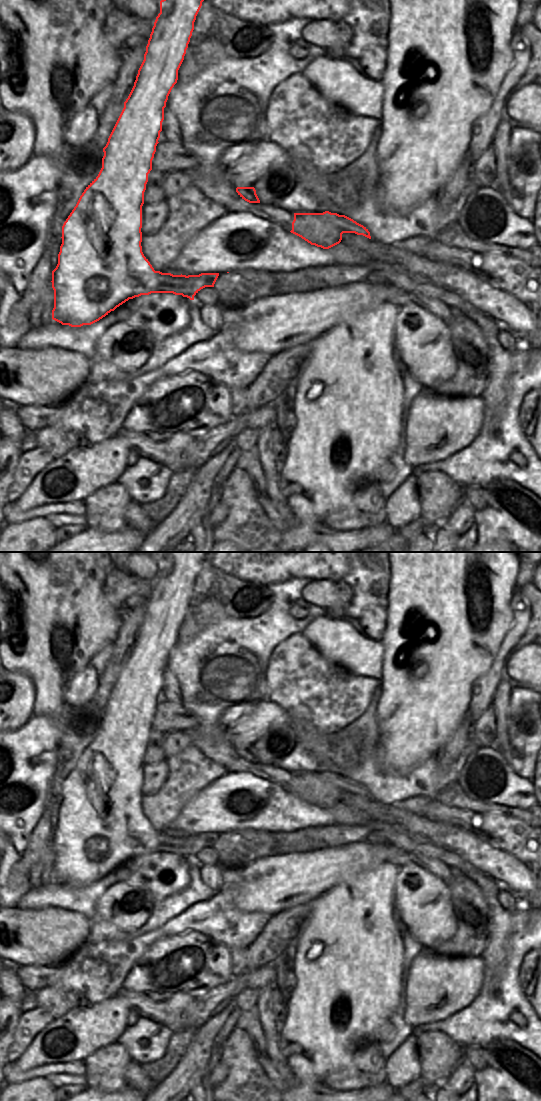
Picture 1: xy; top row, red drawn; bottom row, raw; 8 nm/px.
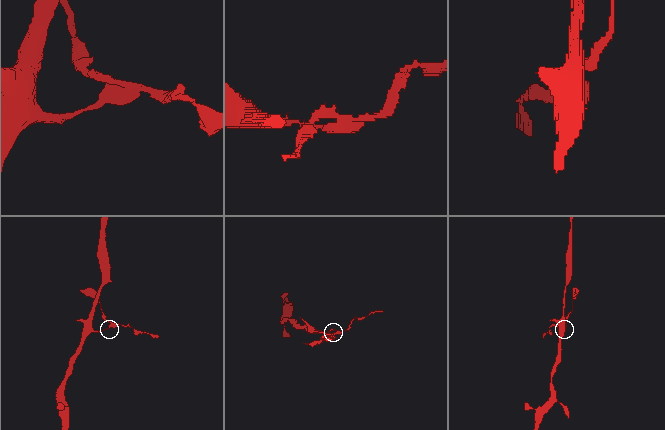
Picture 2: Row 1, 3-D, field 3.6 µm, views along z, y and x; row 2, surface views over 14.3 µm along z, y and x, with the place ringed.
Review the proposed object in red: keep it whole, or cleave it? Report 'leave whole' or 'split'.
split

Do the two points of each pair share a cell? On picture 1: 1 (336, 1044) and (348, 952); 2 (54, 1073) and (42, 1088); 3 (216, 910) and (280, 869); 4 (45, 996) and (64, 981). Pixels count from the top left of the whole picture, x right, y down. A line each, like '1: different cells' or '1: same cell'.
1: same cell
2: different cells
3: different cells
4: different cells

